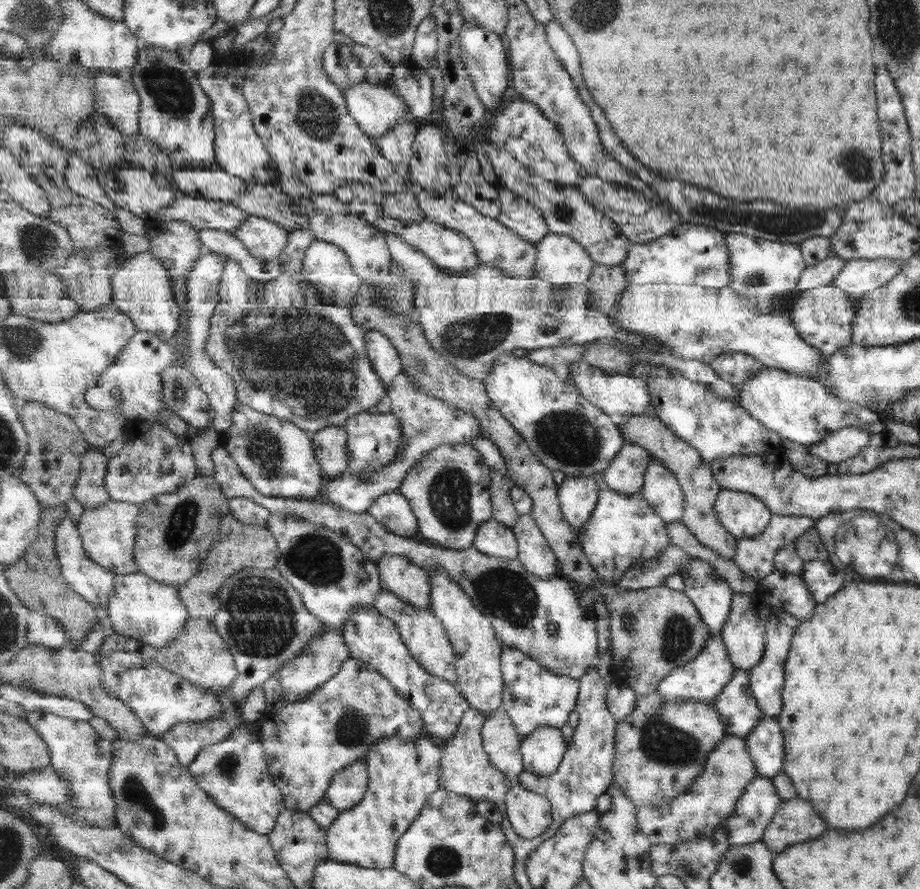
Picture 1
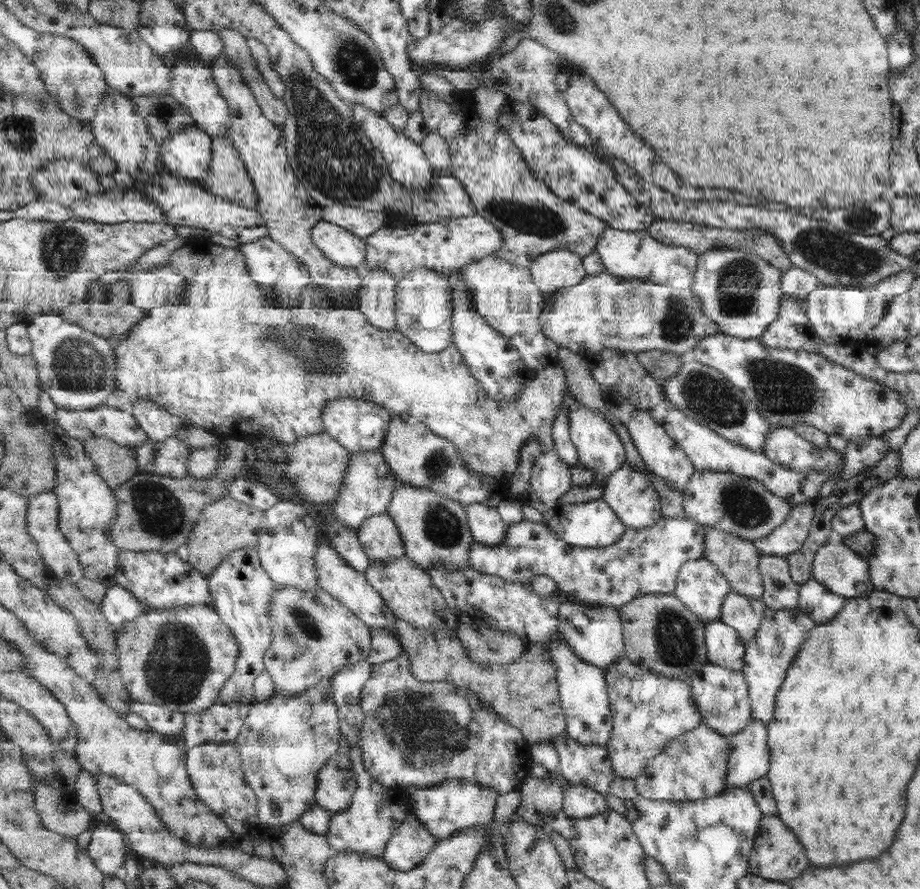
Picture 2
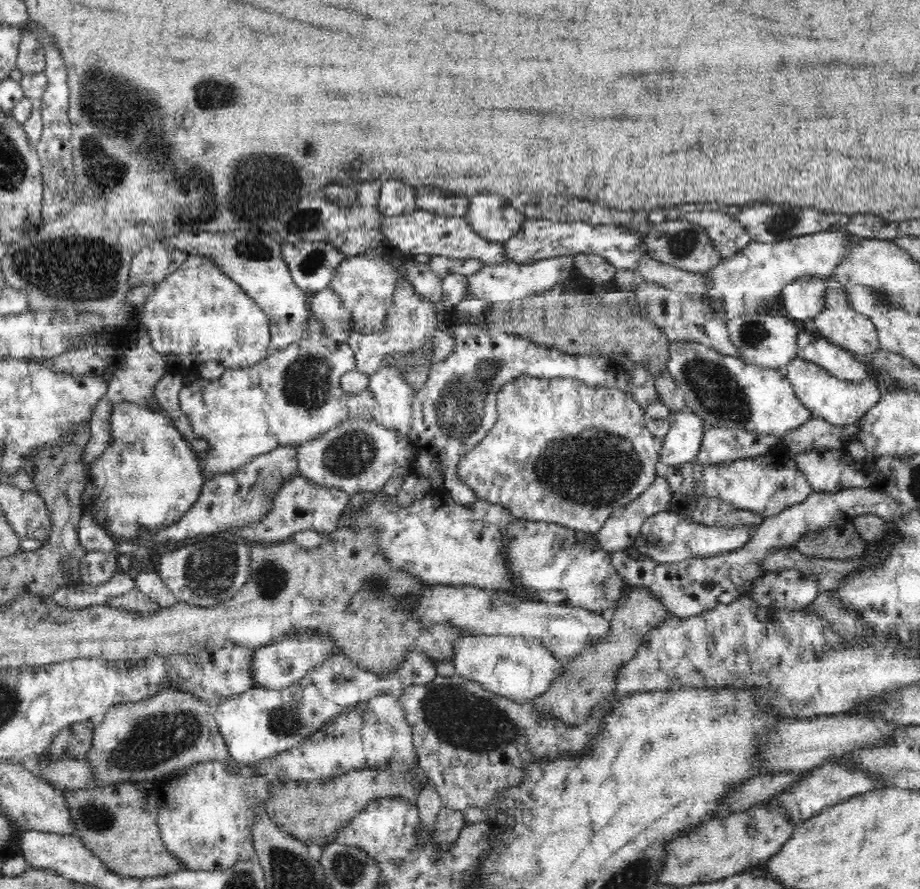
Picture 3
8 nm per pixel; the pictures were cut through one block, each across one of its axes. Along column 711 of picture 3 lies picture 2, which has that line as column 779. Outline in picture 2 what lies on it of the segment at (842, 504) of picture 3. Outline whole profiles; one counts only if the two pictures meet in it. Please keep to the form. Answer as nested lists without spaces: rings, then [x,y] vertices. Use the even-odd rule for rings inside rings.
[[[759,556],[759,571],[763,592],[760,600],[771,610],[797,607],[799,585],[789,577],[786,559],[777,556]]]

